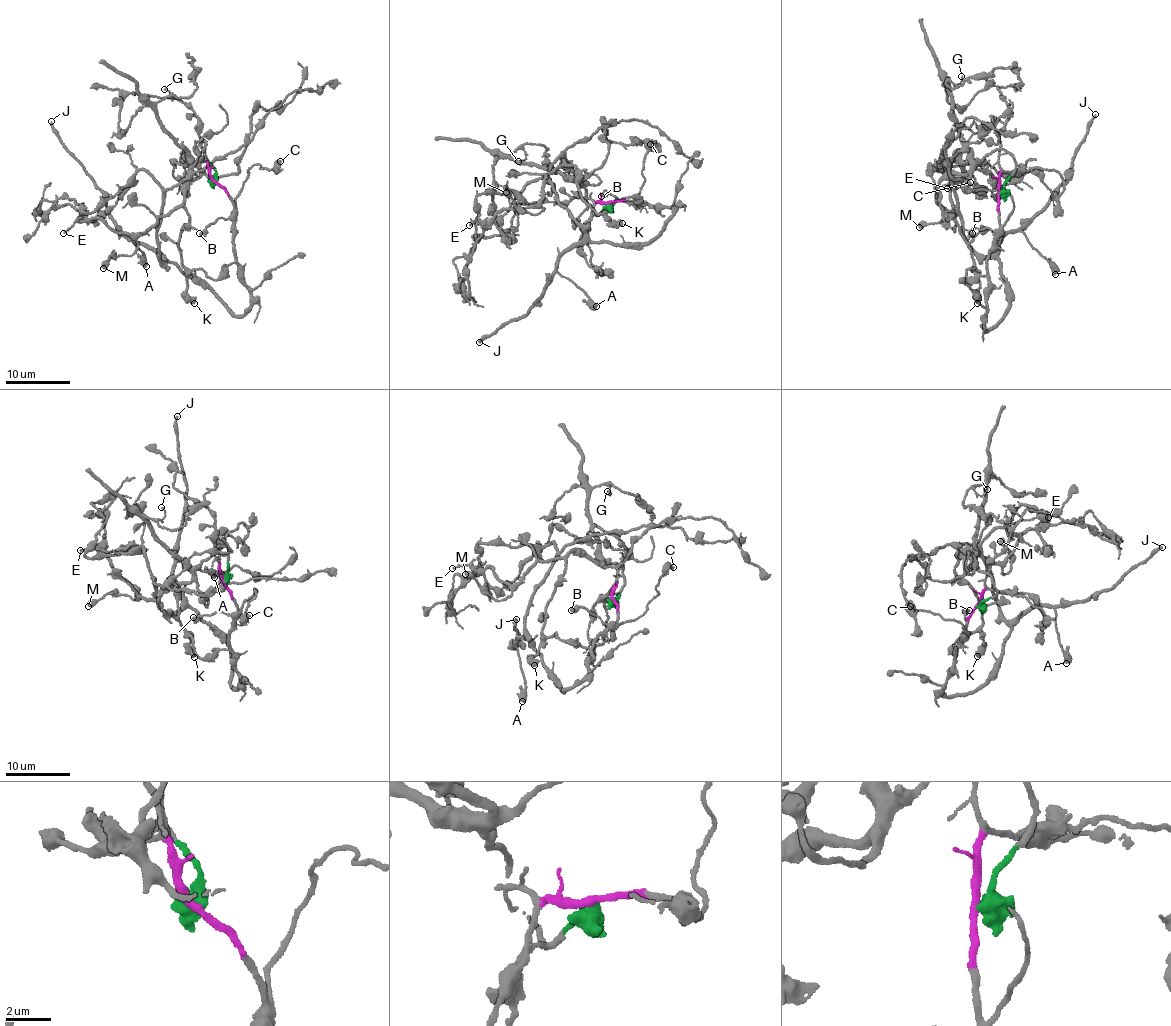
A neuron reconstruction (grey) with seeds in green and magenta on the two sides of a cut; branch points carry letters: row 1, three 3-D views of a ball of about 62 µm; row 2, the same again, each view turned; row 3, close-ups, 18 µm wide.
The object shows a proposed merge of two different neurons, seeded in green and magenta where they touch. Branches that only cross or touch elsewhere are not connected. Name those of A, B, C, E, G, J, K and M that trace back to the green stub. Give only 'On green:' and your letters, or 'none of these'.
On green: E, G, K, M

